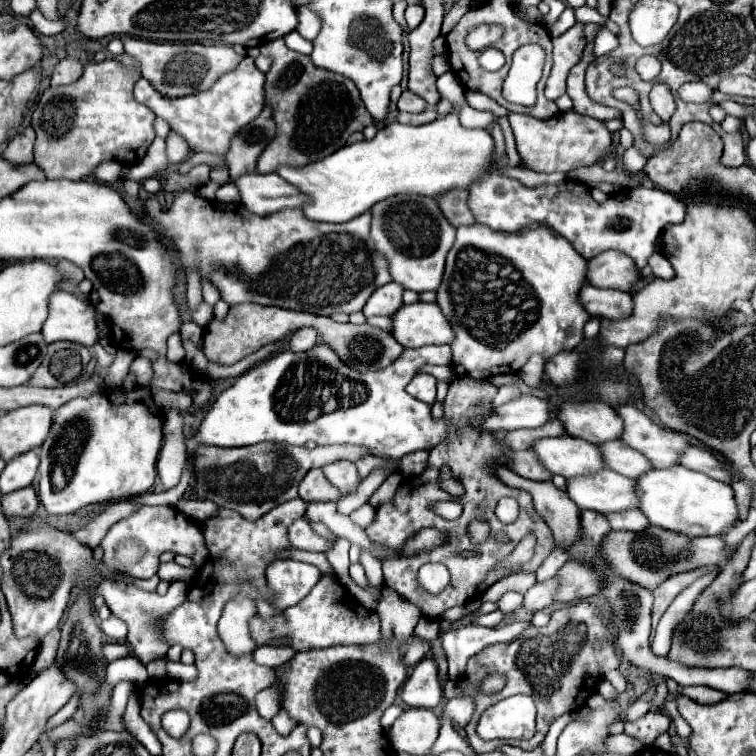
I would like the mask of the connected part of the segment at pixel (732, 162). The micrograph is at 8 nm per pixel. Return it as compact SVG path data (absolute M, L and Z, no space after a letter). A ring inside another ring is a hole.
M718 124L718 128L714 128L722 140L724 140L724 152L726 152L726 160L722 160L722 164L726 166L742 166L746 162L746 154L744 154L744 140L740 134L728 134L722 130L722 126Z

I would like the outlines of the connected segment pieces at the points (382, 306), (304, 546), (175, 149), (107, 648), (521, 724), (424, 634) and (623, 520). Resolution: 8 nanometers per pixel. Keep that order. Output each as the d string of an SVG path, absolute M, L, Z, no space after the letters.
M390 282L386 286L380 286L378 290L372 292L370 300L366 302L364 316L366 318L380 316L380 314L394 316L400 310L400 306L404 304L402 302L402 292L404 292L404 286L400 286L396 282Z
M296 518L292 522L292 526L288 526L288 540L290 540L292 548L300 548L300 550L324 552L324 550L332 548L330 540L314 534L314 530L310 528L306 518Z
M170 132L170 136L168 136L166 144L168 144L166 152L168 152L168 162L170 162L170 164L180 164L182 160L186 160L186 158L188 158L190 148L188 148L188 144L186 144L186 142L182 142L182 140L180 140L180 136L178 136L176 132Z
M104 644L102 646L102 654L104 654L104 660L106 664L118 660L118 658L126 658L126 656L132 656L132 650L126 646L126 644Z
M512 696L488 708L478 724L484 740L530 738L536 732L536 706L530 696Z
M421 617L414 629L414 634L417 636L427 639L434 640L437 638L440 632L440 624L437 620L431 620L429 618Z
M630 510L630 512L616 512L606 516L610 520L612 530L630 530L630 532L642 532L650 526L648 518L640 510Z

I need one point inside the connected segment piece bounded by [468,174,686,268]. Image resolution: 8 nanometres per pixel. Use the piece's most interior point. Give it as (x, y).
(629, 221)

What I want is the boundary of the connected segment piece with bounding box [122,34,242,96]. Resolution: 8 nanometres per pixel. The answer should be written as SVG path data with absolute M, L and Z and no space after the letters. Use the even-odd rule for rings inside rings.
M122 36L124 50L130 54L142 68L142 76L158 88L164 96L186 96L194 92L208 90L222 74L234 70L242 56L234 52L232 46L204 46L204 44L170 44L170 42L152 42L138 40L132 36Z

